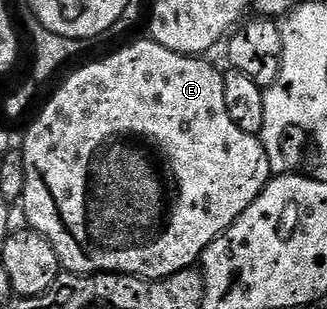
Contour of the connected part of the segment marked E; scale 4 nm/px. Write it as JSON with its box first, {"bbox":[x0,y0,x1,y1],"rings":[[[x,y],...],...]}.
{"bbox":[20,39,271,281],"rings":[[[146,39],[77,69],[57,89],[57,94],[45,105],[45,110],[33,121],[25,133],[23,152],[25,157],[26,186],[20,204],[25,205],[28,228],[43,235],[59,259],[65,273],[126,273],[128,277],[144,277],[146,281],[162,281],[164,277],[196,266],[201,253],[219,236],[225,233],[259,199],[263,187],[271,180],[267,151],[261,146],[260,136],[241,130],[227,115],[227,99],[223,95],[225,73],[211,62],[197,55],[176,53],[159,42]]]}

